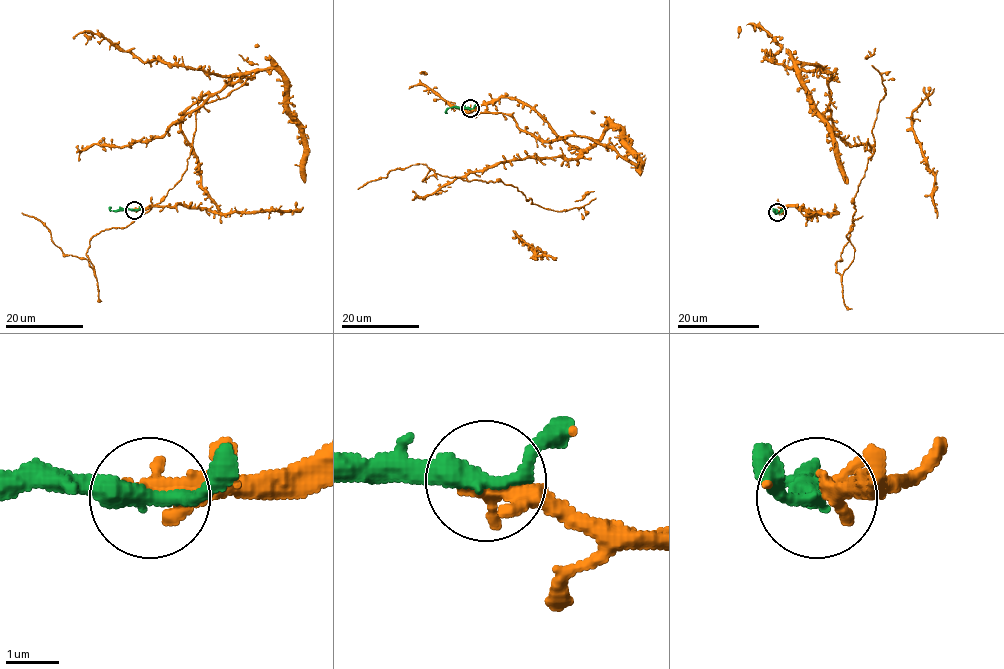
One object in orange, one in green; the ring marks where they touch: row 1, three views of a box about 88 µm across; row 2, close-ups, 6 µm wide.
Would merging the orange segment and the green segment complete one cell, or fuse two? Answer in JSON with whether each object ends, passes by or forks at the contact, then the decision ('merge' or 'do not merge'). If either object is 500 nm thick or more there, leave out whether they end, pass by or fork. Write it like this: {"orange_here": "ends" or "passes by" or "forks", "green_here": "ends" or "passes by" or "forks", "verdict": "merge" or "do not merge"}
{"orange_here": "ends", "green_here": "passes by", "verdict": "merge"}

